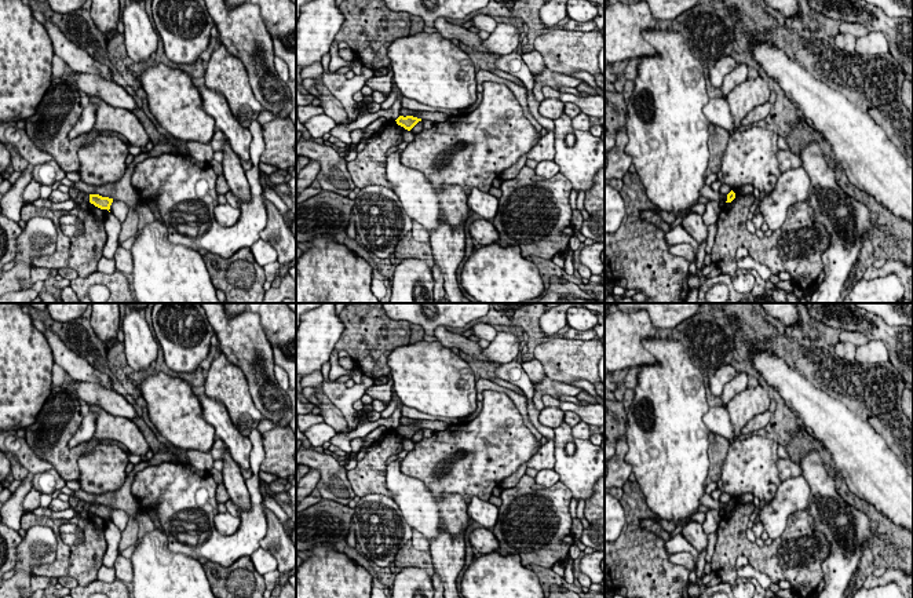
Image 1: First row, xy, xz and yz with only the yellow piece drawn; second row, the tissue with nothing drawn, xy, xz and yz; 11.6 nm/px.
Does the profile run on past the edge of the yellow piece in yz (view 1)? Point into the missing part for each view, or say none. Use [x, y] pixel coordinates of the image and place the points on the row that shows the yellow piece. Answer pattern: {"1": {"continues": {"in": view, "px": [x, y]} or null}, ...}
{"1": {"continues": null}}

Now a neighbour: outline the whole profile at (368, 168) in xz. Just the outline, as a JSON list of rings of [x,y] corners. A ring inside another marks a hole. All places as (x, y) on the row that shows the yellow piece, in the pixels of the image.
[[[387,120],[369,138],[365,147],[358,152],[357,158],[347,163],[347,169],[355,187],[364,189],[370,185],[377,185],[391,189],[386,178],[386,153],[390,147],[403,142],[403,131],[405,128],[398,125],[395,120]]]

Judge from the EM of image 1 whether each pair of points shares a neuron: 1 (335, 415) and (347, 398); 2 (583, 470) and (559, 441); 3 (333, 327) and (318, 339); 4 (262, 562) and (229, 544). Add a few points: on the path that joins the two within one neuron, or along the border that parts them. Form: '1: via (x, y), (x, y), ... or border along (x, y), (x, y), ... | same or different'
1: border along (320, 385), (320, 389), (340, 411), (349, 426) | different
2: via (574, 469), (559, 454), (559, 449) | same
3: via (329, 328), (322, 335) | same
4: border along (259, 547), (249, 555) | different

